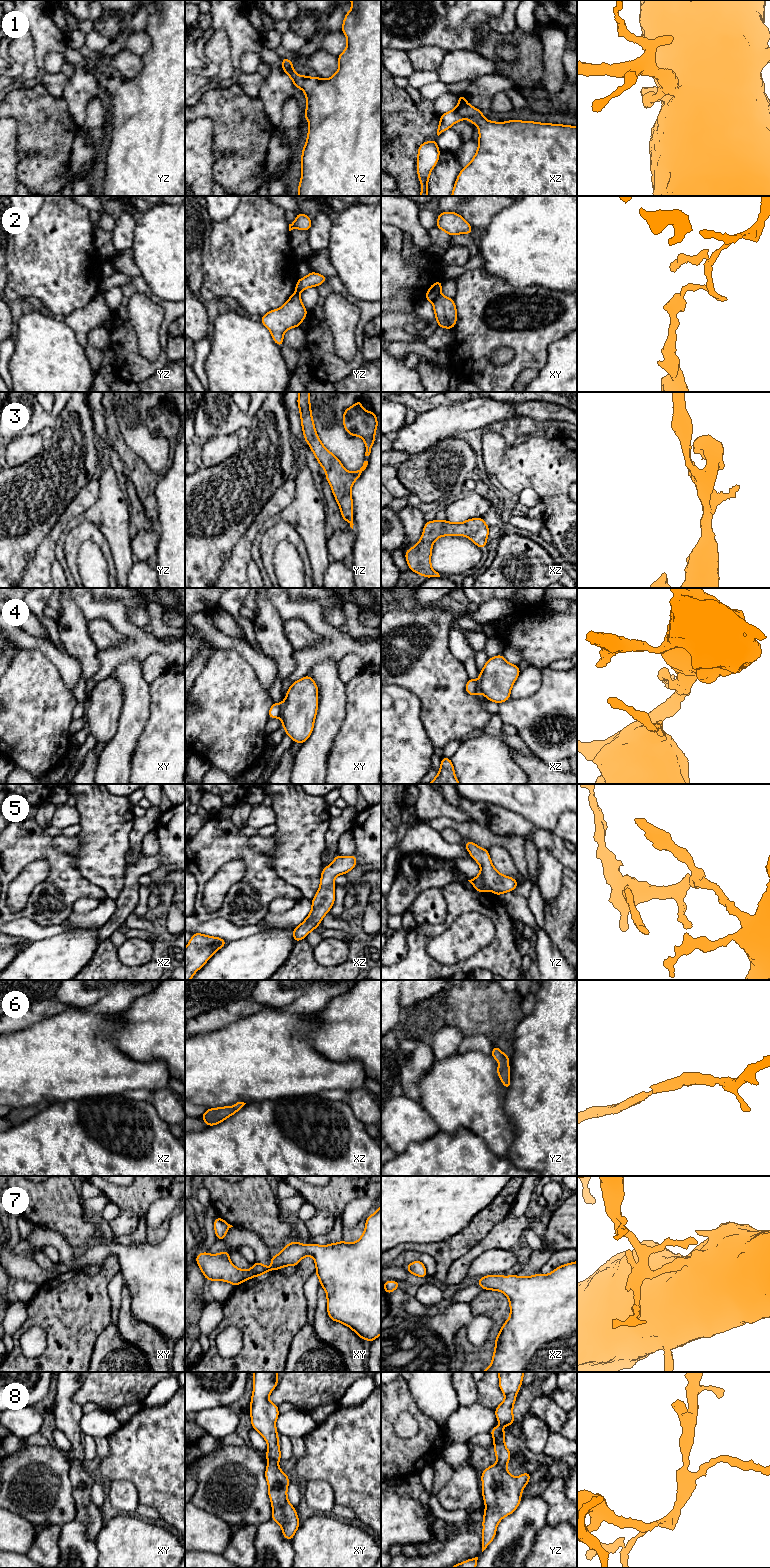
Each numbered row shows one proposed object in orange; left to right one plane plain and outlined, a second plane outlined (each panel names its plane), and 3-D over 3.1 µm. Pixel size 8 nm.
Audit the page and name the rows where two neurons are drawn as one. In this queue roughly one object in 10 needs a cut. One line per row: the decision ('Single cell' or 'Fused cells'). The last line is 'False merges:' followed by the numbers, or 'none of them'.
1: Single cell
2: Fused cells
3: Single cell
4: Fused cells
5: Single cell
6: Single cell
7: Single cell
8: Single cell
False merges: 2, 4

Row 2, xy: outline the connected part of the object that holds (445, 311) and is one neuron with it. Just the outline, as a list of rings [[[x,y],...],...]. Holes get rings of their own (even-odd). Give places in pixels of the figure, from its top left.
[[[439,294],[433,301],[438,327],[452,329],[457,322],[457,310],[453,298]]]

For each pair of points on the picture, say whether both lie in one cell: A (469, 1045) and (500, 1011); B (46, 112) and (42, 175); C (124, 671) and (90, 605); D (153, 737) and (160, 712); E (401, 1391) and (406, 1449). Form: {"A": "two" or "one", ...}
{"A": "two", "B": "one", "C": "two", "D": "one", "E": "one"}

